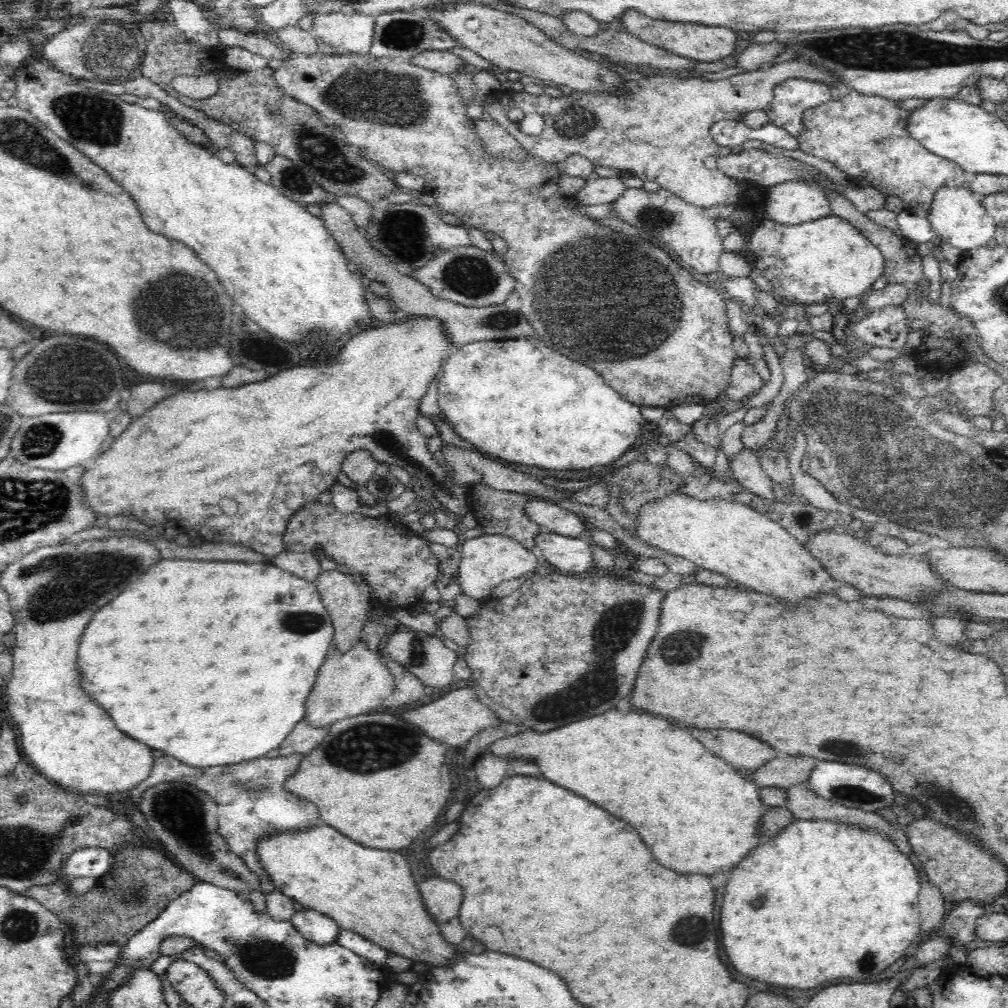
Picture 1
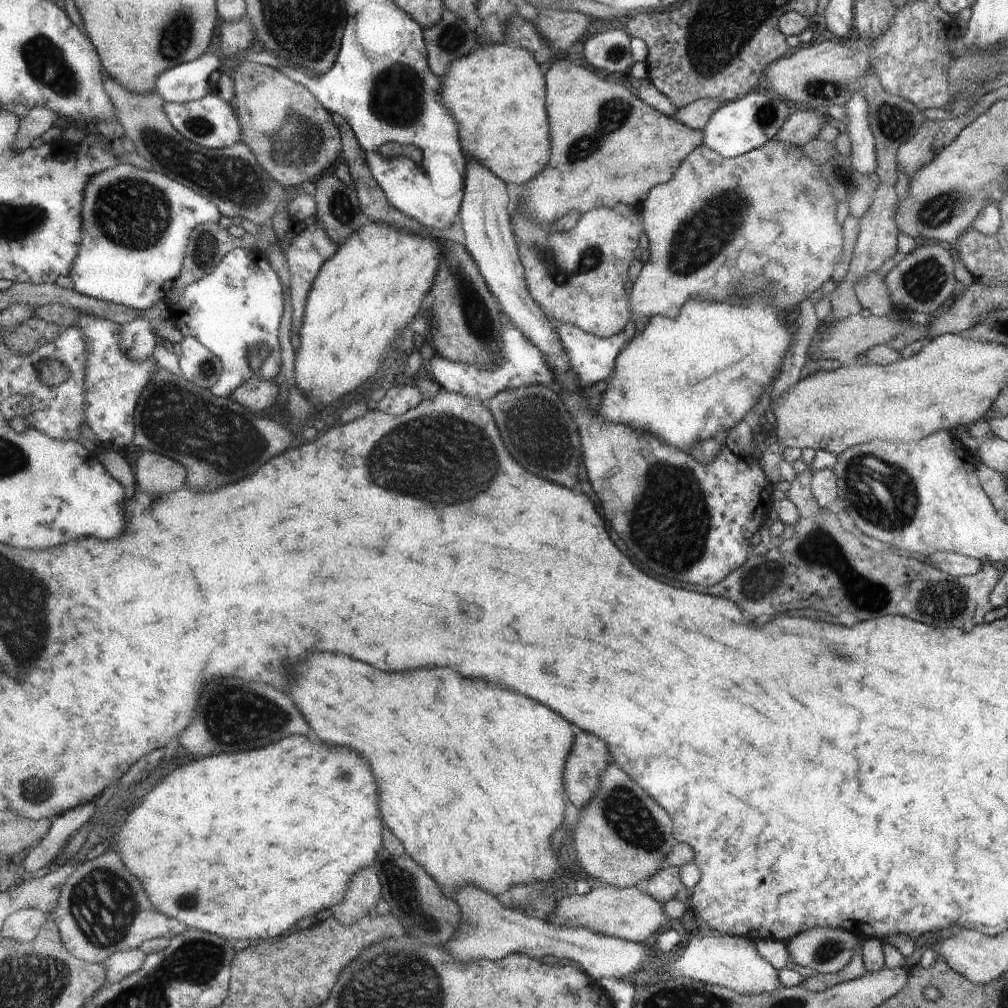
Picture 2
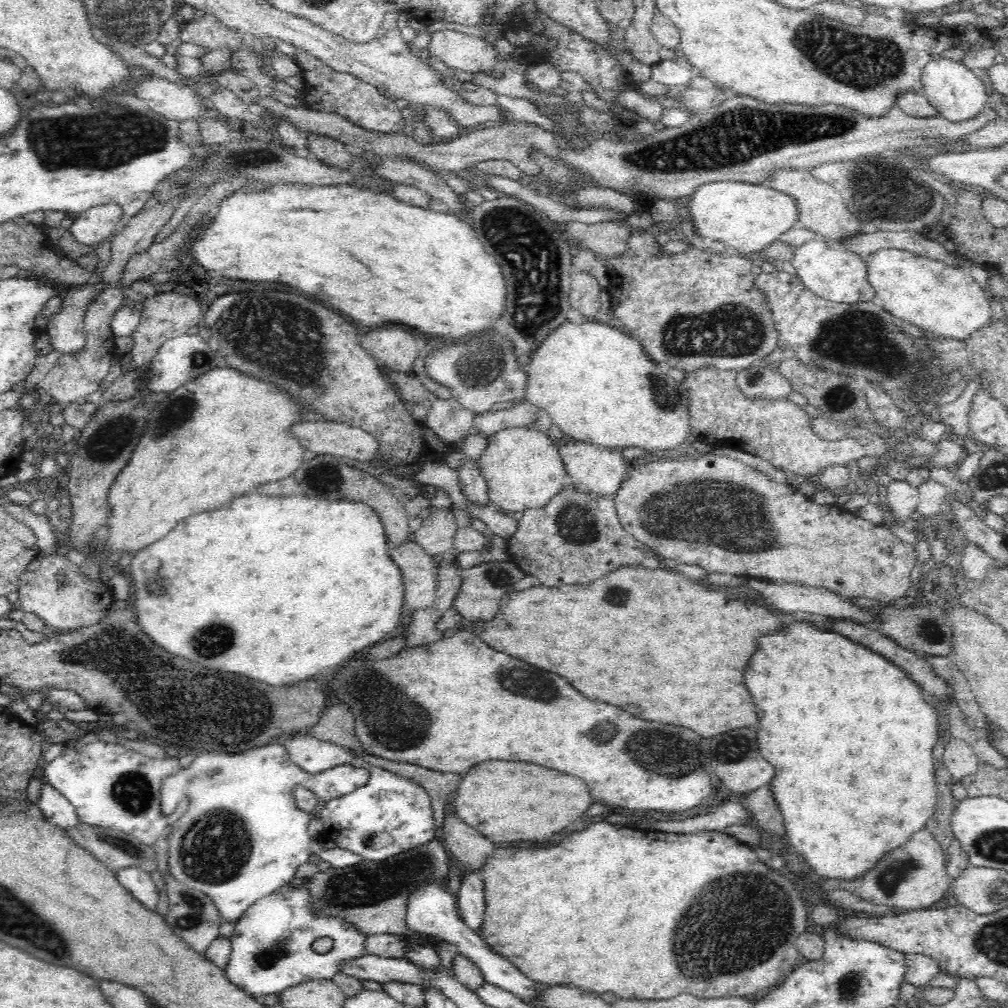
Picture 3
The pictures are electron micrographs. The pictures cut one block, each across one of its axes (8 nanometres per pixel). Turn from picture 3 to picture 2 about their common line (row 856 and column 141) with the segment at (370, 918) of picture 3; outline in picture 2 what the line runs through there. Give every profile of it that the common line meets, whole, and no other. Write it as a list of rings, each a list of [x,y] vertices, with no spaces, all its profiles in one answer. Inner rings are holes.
[[[155,360],[156,373],[143,389],[135,409],[134,444],[145,450],[177,458],[189,472],[189,484],[197,490],[215,490],[255,474],[273,456],[283,454],[293,434],[281,424],[255,416],[241,404],[219,398],[211,391],[197,388],[186,377],[177,376]],[[177,442],[177,444],[175,444]],[[195,442],[199,448],[195,448]],[[173,446],[173,448],[167,448]]]

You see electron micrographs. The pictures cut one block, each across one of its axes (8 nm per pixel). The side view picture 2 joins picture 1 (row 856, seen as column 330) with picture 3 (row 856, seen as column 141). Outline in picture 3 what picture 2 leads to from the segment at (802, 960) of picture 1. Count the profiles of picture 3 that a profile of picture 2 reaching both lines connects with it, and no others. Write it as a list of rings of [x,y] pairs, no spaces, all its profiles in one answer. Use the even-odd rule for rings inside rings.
[[[794,622],[776,634],[762,636],[758,640],[758,650],[748,662],[744,672],[744,684],[750,690],[756,712],[758,712],[758,744],[762,756],[776,768],[776,776],[771,782],[771,789],[786,822],[786,839],[800,855],[804,856],[812,870],[824,878],[840,878],[852,880],[852,876],[860,876],[860,872],[868,872],[884,852],[892,852],[913,836],[912,832],[919,832],[934,815],[937,808],[936,786],[937,775],[934,770],[932,750],[940,736],[940,722],[938,714],[932,708],[927,695],[920,695],[918,682],[907,675],[899,665],[888,660],[878,652],[866,648],[859,641],[852,640],[840,632],[820,629],[810,622]]]

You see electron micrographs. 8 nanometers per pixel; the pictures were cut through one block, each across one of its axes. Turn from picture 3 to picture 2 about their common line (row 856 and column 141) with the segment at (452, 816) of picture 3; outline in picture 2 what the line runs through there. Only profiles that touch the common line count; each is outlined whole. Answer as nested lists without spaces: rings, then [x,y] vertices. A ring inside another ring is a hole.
[[[143,452],[137,459],[137,484],[151,494],[167,494],[187,486],[187,469],[163,454]]]

